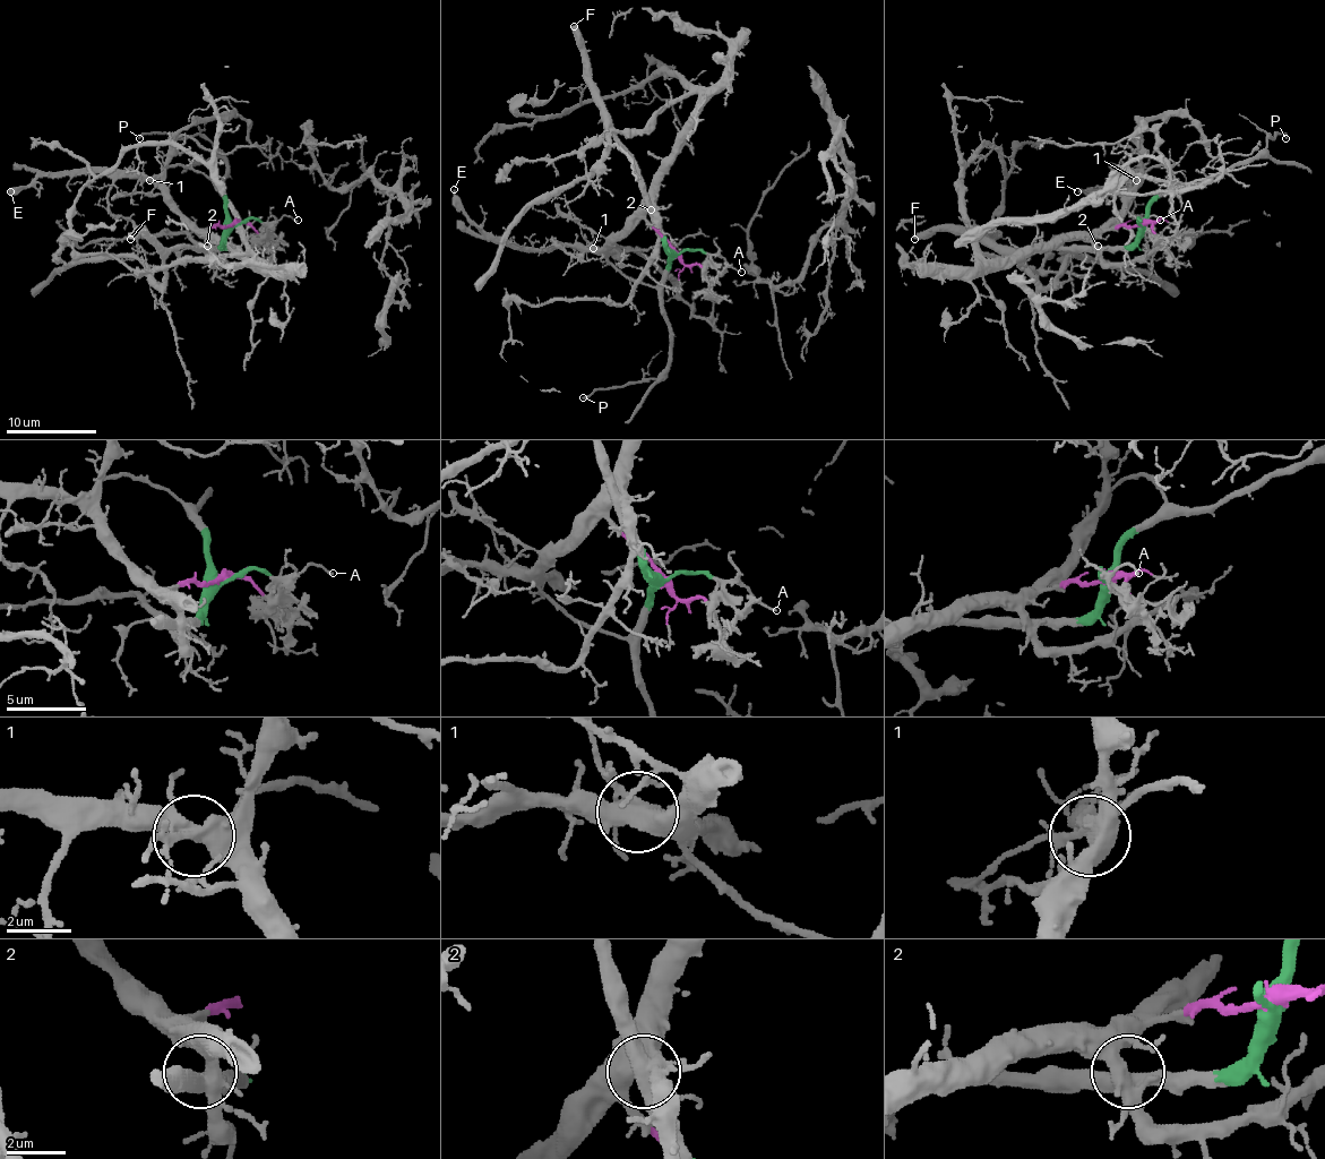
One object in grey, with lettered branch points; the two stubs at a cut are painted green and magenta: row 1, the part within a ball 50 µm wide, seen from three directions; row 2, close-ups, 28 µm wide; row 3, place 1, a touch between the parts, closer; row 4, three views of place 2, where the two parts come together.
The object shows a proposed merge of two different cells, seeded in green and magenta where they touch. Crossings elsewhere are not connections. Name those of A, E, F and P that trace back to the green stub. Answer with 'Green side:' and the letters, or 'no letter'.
Green side: A, F, P

